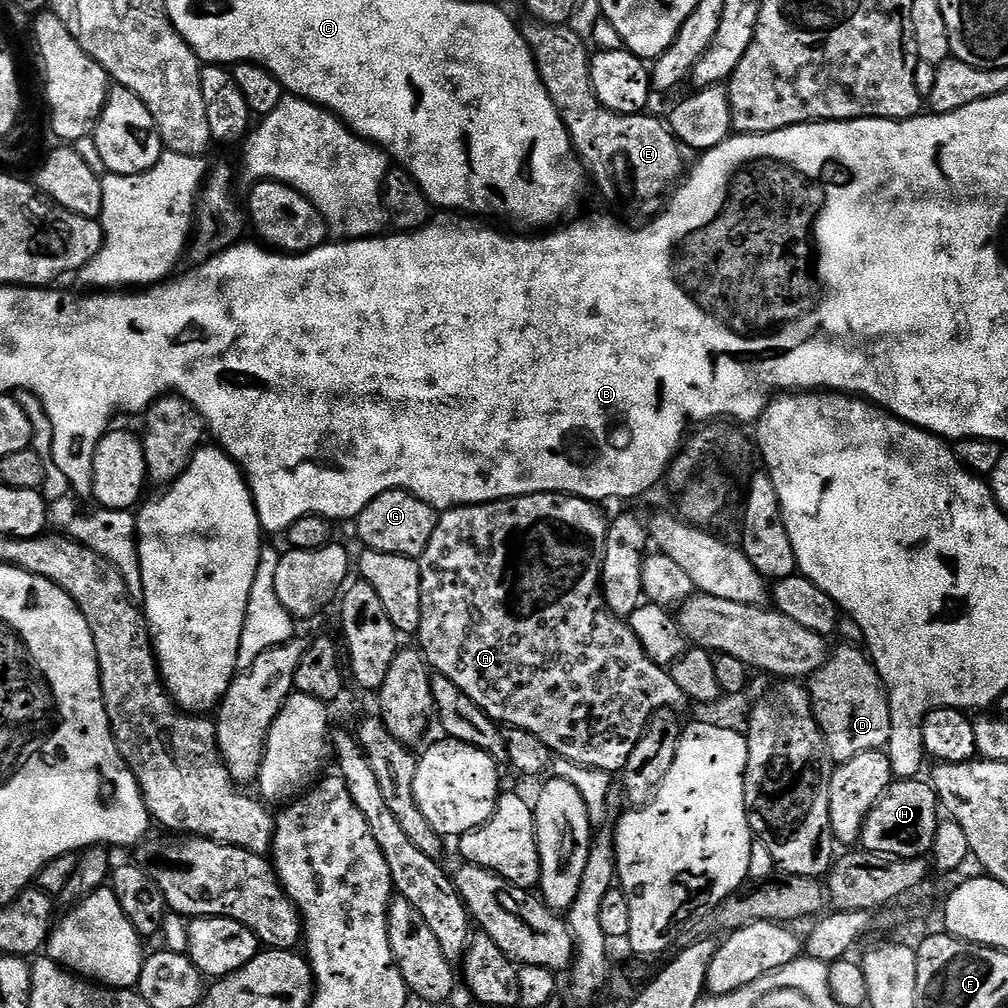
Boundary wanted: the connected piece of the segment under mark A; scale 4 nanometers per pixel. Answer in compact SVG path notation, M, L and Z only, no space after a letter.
M535 492L529 496L511 496L508 500L491 500L489 504L470 504L459 508L447 509L437 519L434 534L430 538L426 550L418 558L420 561L420 577L422 578L422 618L420 619L420 631L418 633L418 639L420 639L418 648L429 669L436 671L437 668L452 683L451 687L455 691L465 696L470 702L477 704L490 719L496 721L497 725L507 726L508 728L521 728L530 734L534 734L548 747L549 753L555 754L561 760L568 760L571 764L580 764L584 768L597 768L600 772L615 774L615 772L619 773L623 769L626 758L630 758L630 750L634 750L634 746L642 738L644 729L648 727L653 716L657 715L661 710L676 710L672 708L682 707L683 704L686 704L686 697L682 690L678 690L671 671L656 665L643 652L643 646L639 644L629 625L605 610L604 601L600 595L599 583L600 563L604 561L604 543L606 542L609 521L607 519L604 520L603 514L596 508L599 507L591 500L583 500L577 496L565 496L562 492Z

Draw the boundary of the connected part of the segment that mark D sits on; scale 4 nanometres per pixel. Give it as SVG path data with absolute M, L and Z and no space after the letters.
M856 648L835 649L806 684L827 759L836 760L837 765L858 754L887 749L890 738L888 694L871 659L860 652Z

